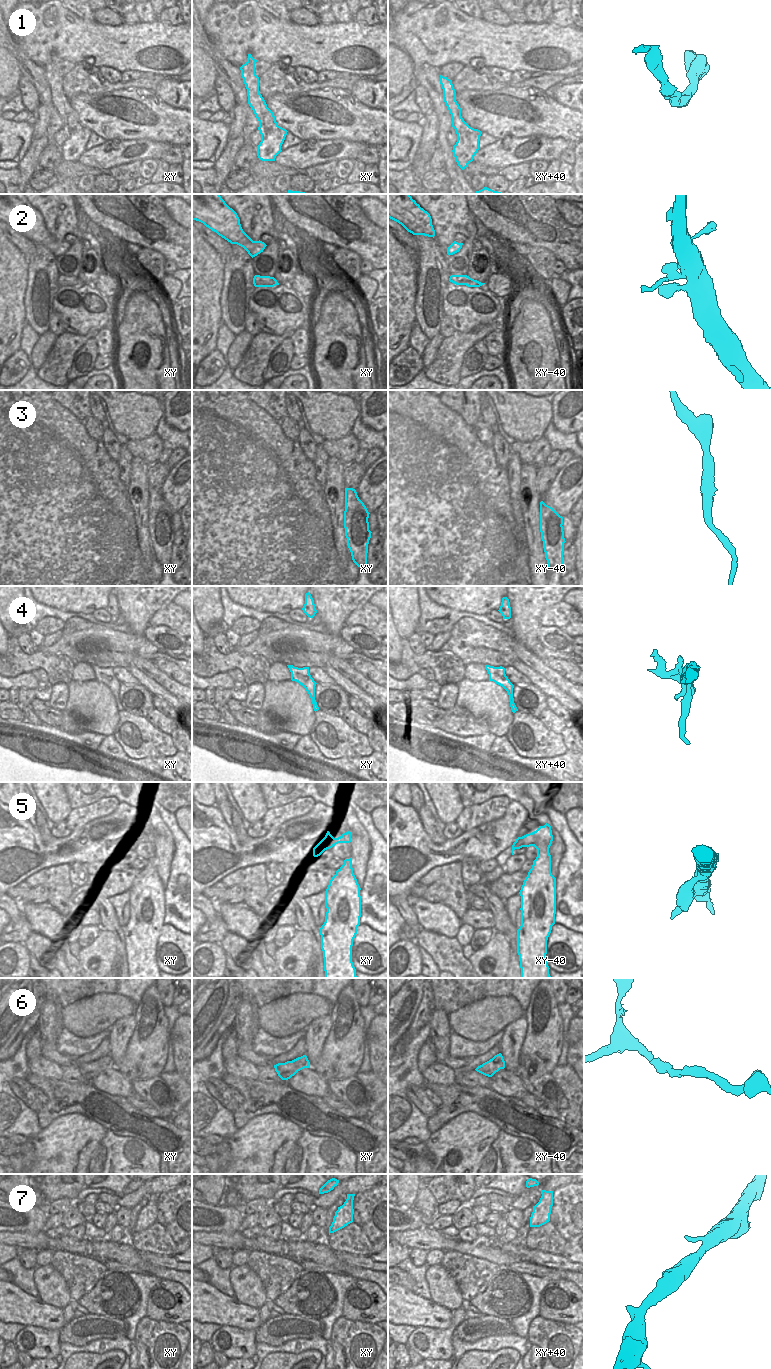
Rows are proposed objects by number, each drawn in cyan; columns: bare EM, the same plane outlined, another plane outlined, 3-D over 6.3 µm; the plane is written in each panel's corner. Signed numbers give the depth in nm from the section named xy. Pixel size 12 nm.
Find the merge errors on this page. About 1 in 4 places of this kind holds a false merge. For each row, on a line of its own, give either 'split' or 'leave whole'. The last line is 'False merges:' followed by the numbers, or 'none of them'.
1: leave whole
2: split
3: leave whole
4: leave whole
5: leave whole
6: leave whole
7: leave whole
False merges: 2

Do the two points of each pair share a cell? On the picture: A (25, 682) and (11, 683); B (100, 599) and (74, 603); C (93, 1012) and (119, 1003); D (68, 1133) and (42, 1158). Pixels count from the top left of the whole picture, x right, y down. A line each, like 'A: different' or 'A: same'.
A: same
B: same
C: same
D: same

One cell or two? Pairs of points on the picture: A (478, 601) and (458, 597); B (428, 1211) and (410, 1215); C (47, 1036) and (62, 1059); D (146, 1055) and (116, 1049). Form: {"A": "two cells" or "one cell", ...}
{"A": "one cell", "B": "two cells", "C": "two cells", "D": "two cells"}

